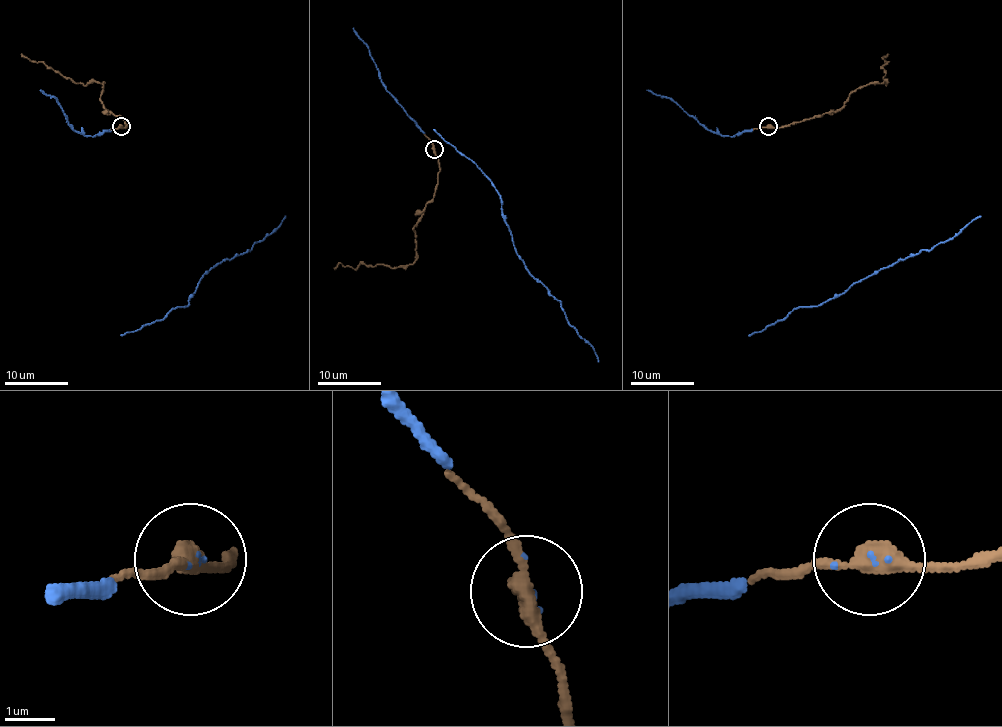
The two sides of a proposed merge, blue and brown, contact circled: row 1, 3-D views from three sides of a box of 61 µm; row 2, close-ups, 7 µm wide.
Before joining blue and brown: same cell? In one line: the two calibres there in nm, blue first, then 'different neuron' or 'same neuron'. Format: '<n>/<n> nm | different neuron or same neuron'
40/340 nm | same neuron

